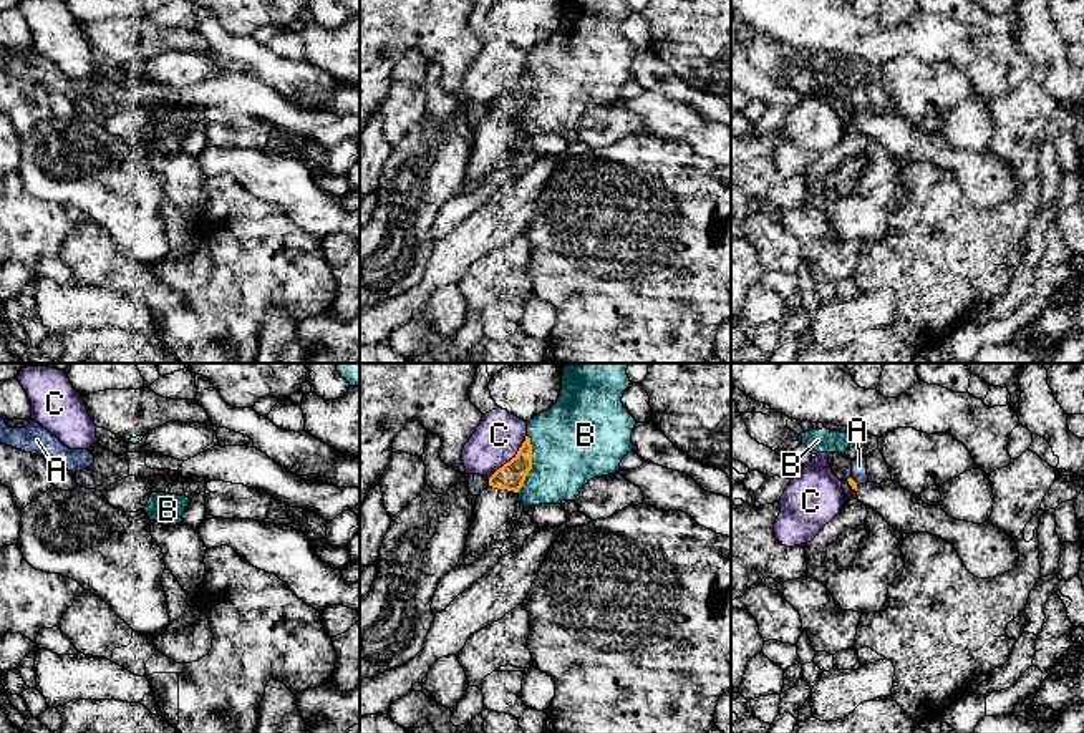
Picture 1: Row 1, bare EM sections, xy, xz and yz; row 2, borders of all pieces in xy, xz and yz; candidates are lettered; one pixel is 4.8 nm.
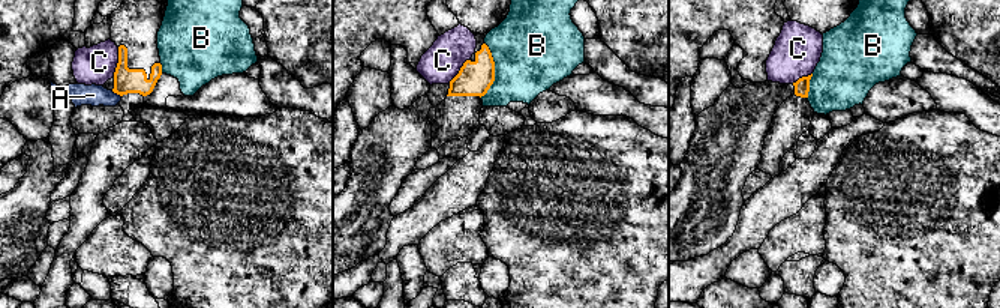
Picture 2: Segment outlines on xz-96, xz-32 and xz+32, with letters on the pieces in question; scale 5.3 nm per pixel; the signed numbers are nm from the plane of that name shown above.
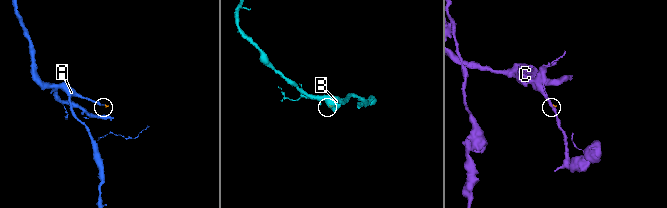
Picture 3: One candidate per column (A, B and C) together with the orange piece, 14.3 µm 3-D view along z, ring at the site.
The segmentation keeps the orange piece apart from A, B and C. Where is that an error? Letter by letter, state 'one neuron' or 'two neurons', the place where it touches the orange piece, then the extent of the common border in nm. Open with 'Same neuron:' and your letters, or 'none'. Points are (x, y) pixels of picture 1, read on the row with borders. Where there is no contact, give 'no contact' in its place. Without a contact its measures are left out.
Same neuron: none
A: two neurons; meets orange in yz at (854, 481); contact 60 nm long
B: two neurons; meets orange in xz at (531, 465); contact 300 nm long
C: two neurons; meets orange in xz at (512, 458); contact 280 nm long

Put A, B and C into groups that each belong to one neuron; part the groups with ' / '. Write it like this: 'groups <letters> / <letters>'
groups A / B / C

